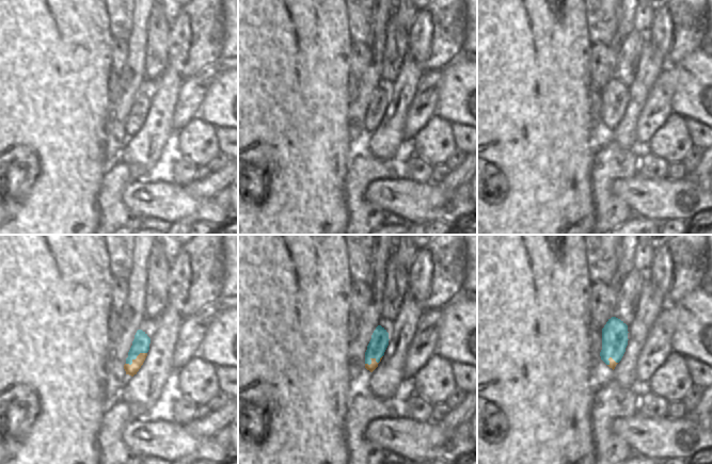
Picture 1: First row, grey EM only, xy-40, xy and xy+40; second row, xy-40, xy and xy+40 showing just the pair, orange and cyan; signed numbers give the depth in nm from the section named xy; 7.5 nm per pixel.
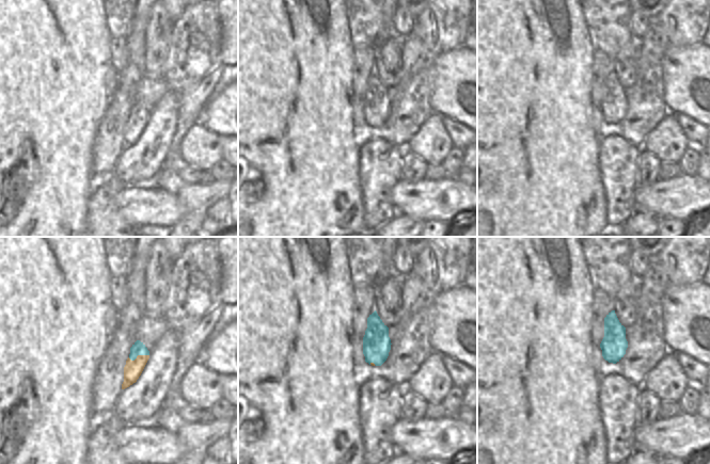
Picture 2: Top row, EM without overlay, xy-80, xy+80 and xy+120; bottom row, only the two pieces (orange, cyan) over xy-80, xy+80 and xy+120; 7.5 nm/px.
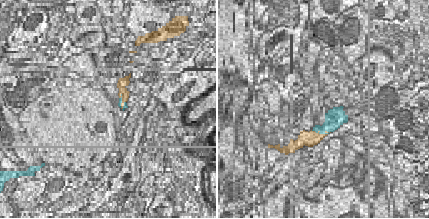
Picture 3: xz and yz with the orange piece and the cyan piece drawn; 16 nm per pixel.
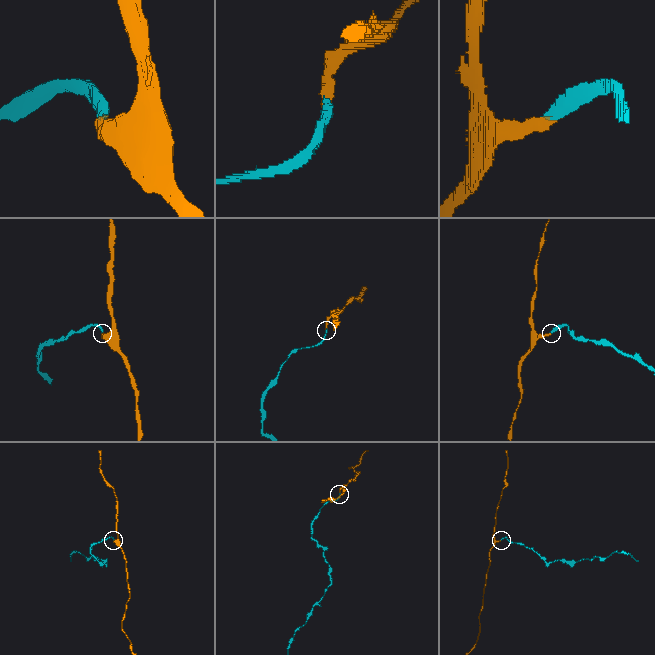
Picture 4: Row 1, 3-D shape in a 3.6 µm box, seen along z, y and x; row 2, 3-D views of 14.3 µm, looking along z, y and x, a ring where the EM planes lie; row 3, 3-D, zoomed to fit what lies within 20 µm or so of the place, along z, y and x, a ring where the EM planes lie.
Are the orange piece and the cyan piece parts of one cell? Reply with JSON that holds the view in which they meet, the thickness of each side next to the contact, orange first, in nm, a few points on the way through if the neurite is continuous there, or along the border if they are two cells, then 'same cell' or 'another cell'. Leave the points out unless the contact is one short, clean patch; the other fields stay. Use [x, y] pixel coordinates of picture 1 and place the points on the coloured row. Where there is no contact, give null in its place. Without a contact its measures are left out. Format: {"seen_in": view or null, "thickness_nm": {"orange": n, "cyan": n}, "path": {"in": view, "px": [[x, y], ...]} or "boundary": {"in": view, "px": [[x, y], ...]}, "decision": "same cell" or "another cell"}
{"seen_in": "xy", "thickness_nm": {"orange": 60, "cyan": 140}, "boundary": {"in": "xy", "px": [[382, 355], [378, 362], [373, 358], [369, 364], [365, 364]]}, "decision": "another cell"}

